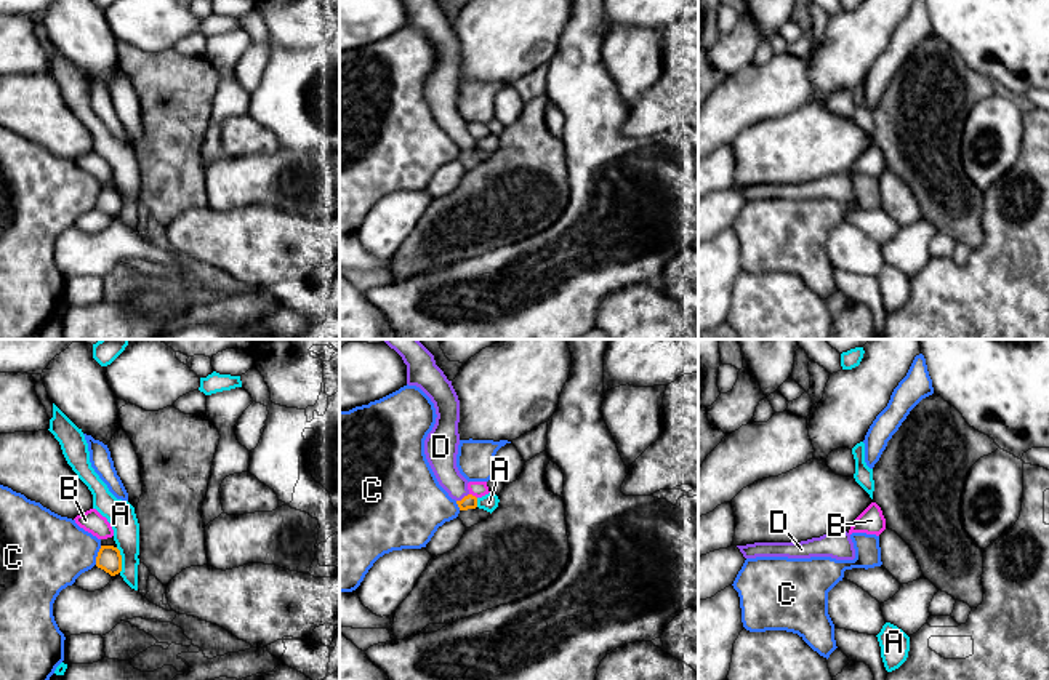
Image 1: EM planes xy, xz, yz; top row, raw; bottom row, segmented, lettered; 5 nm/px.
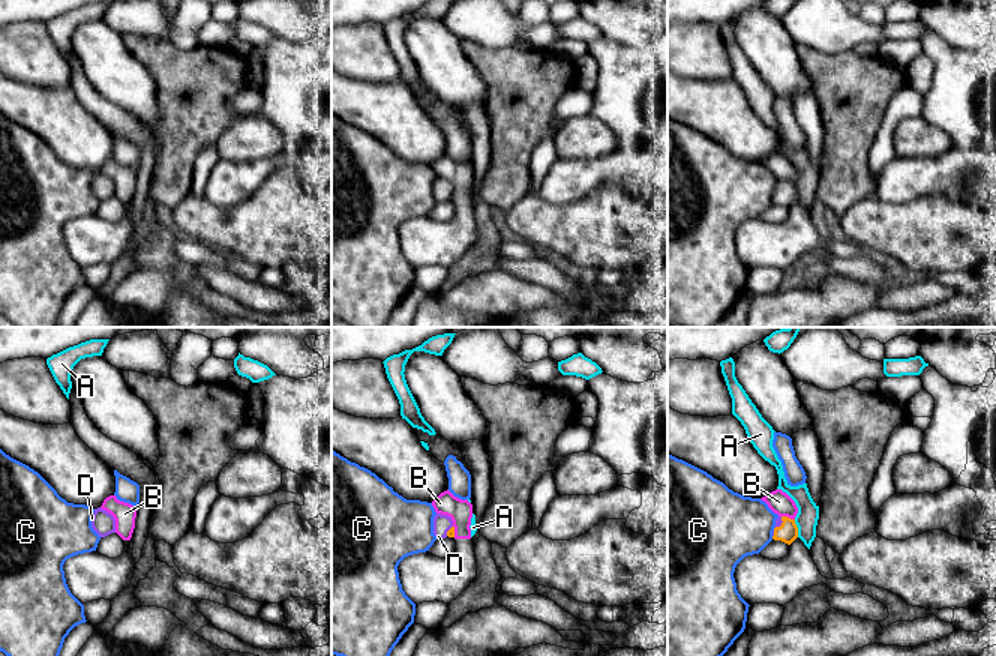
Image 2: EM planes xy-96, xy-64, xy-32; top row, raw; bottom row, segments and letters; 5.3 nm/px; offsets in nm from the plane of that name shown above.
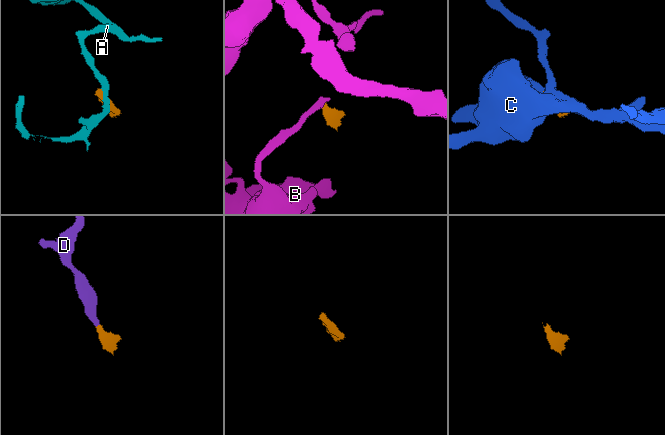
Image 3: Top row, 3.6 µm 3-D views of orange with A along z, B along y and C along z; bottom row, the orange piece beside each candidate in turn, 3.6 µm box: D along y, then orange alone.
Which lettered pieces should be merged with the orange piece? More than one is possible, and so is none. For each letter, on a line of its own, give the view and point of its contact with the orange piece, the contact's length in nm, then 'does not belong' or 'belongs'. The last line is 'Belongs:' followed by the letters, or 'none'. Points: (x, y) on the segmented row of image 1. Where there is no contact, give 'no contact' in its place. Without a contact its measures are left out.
A: contact xy (120, 560); length 130 nm; does not belong
B: contact xz (471, 495); length 50 nm; does not belong
C: contact xy (98, 556); length 100 nm; does not belong
D: contact xz (463, 498); length 80 nm; belongs
Belongs: D

